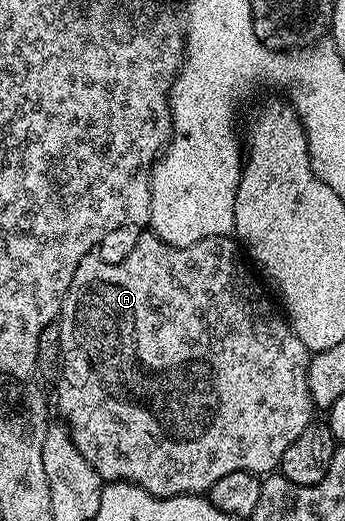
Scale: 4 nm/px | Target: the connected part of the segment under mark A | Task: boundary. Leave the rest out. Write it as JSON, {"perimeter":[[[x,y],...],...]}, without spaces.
{"perimeter":[[[151,230],[141,231],[137,236],[140,237],[137,238],[136,245],[117,264],[99,260],[96,254],[82,258],[78,270],[74,270],[70,290],[58,317],[62,350],[60,378],[55,385],[56,404],[64,415],[62,420],[72,441],[78,446],[78,450],[82,450],[82,458],[86,458],[86,462],[90,462],[90,466],[98,470],[101,480],[124,480],[127,484],[137,484],[142,490],[158,497],[207,493],[208,488],[218,482],[218,478],[234,474],[234,470],[257,474],[275,473],[290,442],[294,442],[294,438],[298,438],[298,434],[302,434],[302,430],[306,430],[306,426],[314,420],[314,405],[308,381],[310,353],[307,346],[292,333],[291,324],[282,315],[273,297],[268,297],[260,289],[261,281],[246,263],[237,241],[231,235],[202,238],[202,242],[194,242],[188,248],[170,246]]]}

